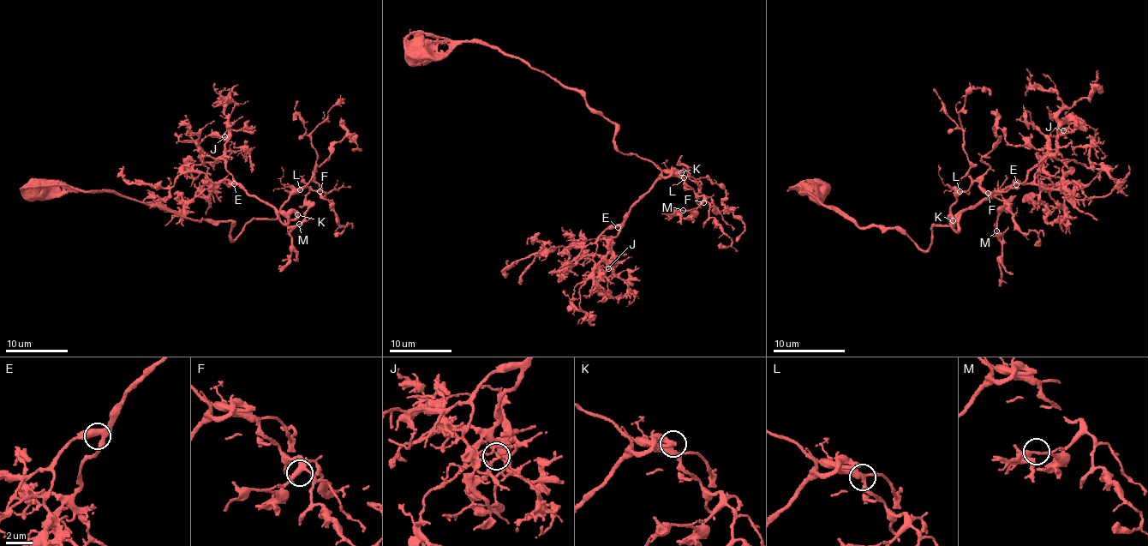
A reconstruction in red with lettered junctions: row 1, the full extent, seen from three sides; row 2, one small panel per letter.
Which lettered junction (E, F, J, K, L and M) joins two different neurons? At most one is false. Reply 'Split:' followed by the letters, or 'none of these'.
Split: none of these

